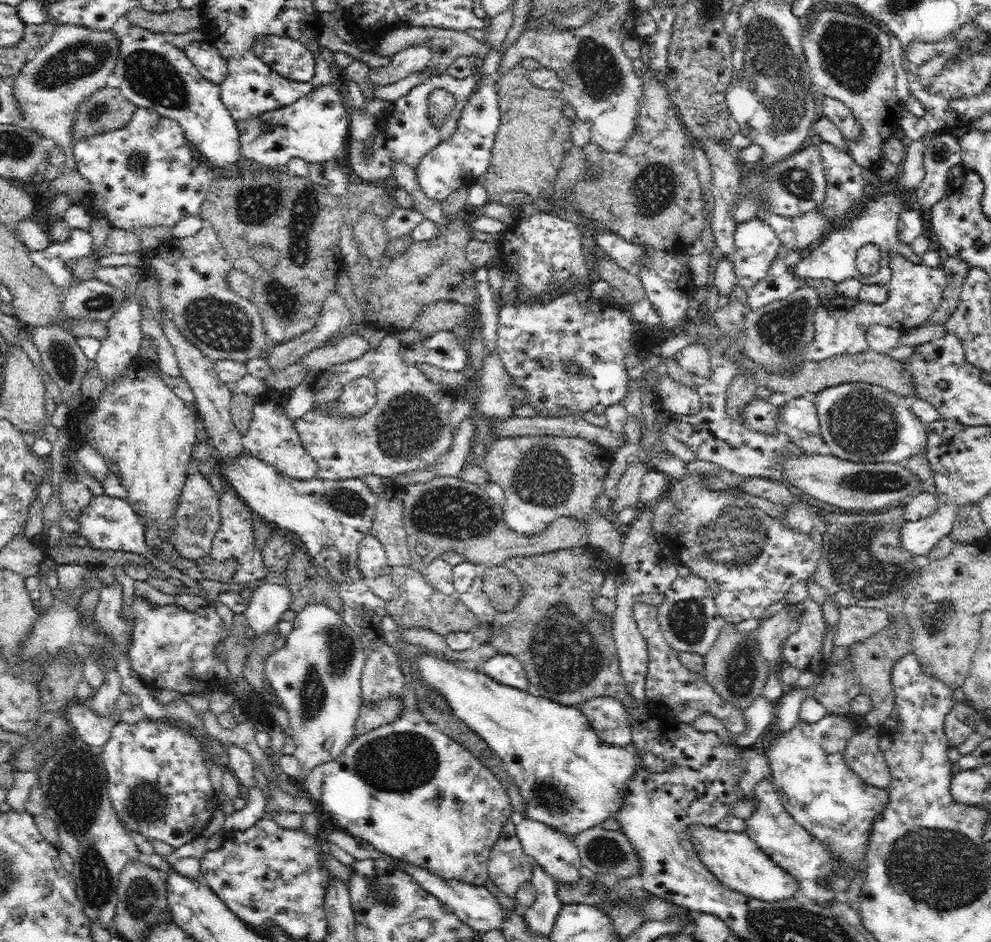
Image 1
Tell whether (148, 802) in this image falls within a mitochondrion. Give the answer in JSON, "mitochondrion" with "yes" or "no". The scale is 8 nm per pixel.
{"mitochondrion":"yes"}

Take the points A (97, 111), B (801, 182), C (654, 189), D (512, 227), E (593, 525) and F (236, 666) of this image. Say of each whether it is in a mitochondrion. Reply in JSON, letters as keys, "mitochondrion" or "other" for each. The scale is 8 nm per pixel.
{"A":"mitochondrion","B":"mitochondrion","C":"mitochondrion","D":"other","E":"other","F":"other"}

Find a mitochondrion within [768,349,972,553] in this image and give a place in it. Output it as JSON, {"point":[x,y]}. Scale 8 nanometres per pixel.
{"point":[862,425]}

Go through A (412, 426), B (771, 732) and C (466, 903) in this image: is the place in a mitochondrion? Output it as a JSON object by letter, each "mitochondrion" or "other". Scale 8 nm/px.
{"A":"mitochondrion","B":"other","C":"other"}

